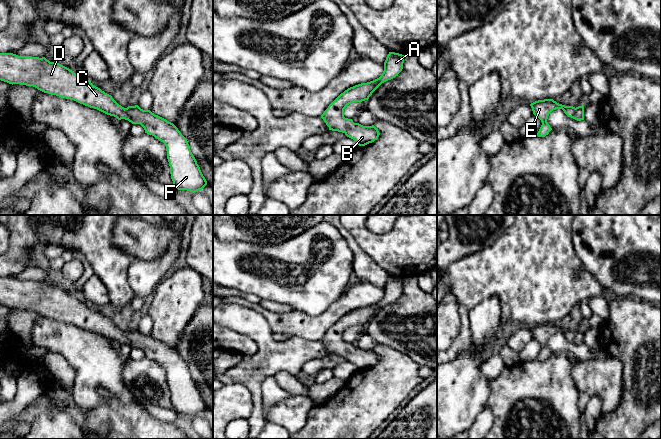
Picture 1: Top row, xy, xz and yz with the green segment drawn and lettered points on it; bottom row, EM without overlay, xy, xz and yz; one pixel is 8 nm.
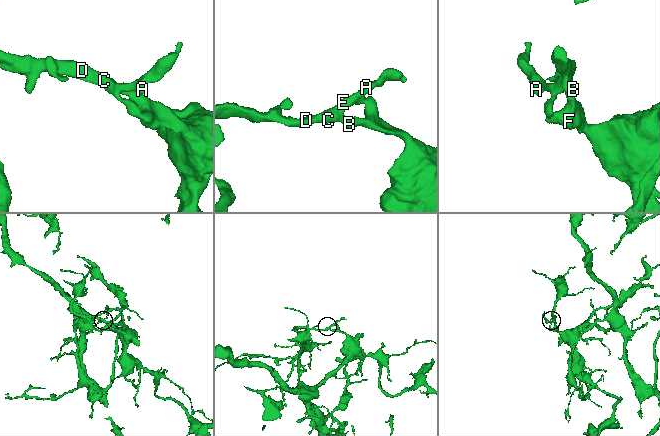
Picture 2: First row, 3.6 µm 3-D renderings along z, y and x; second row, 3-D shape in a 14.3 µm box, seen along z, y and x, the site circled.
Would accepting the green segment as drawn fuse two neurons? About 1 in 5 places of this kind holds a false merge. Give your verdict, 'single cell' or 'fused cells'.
single cell

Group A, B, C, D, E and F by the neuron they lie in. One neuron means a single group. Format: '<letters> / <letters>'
A B C D E F

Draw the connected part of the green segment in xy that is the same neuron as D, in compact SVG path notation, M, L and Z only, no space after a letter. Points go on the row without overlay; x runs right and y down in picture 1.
M0 277L0 304L12 309L33 310L44 317L74 324L118 344L140 348L145 357L166 370L171 403L178 414L195 417L207 409L187 363L173 347L138 329L122 331L111 319L69 292L50 286L45 281Z

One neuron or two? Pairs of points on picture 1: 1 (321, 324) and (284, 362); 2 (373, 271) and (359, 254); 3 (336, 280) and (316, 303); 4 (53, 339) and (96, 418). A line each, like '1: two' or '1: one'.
1: two
2: one
3: one
4: one

